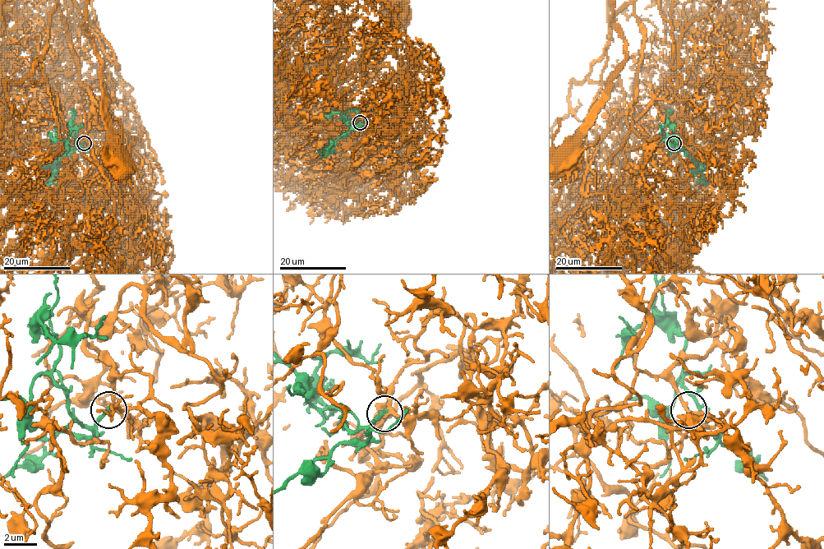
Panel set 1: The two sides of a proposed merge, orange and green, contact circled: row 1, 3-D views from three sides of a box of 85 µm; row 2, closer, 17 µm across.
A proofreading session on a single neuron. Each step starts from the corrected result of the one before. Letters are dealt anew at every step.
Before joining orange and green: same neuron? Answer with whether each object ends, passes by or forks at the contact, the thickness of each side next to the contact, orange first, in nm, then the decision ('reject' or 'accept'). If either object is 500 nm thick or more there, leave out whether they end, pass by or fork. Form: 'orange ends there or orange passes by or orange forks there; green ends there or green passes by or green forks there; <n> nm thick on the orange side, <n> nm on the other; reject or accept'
orange passes by; green ends there; 190 nm thick on the orange side, 260 nm on the other; accept

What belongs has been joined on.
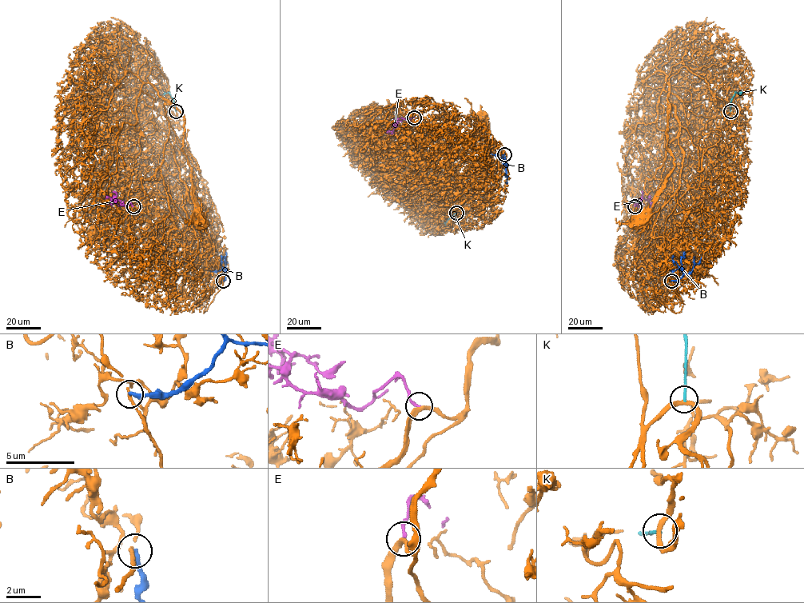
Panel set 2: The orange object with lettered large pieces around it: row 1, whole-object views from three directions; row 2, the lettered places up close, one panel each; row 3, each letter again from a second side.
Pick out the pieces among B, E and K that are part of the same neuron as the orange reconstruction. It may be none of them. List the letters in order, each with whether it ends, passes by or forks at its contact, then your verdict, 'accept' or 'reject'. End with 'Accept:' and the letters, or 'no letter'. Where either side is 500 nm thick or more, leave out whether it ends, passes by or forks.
B: it ends | reject
E: it ends | accept
K: it ends | reject
Accept: E

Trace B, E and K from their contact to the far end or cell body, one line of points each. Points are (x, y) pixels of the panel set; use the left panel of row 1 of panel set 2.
B: (223, 280), (226, 257)
E: (133, 206), (130, 202), (125, 206), (118, 205), (114, 197), (110, 201), (111, 207)
K: (176, 111), (173, 99), (169, 93), (165, 92)

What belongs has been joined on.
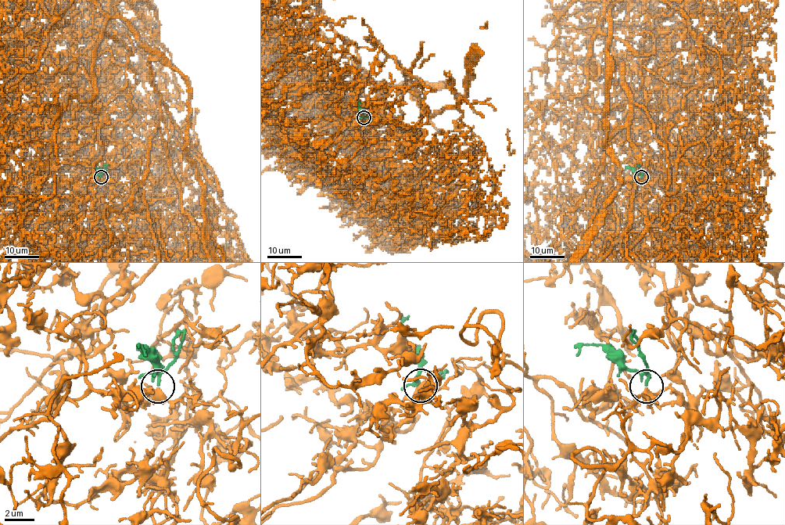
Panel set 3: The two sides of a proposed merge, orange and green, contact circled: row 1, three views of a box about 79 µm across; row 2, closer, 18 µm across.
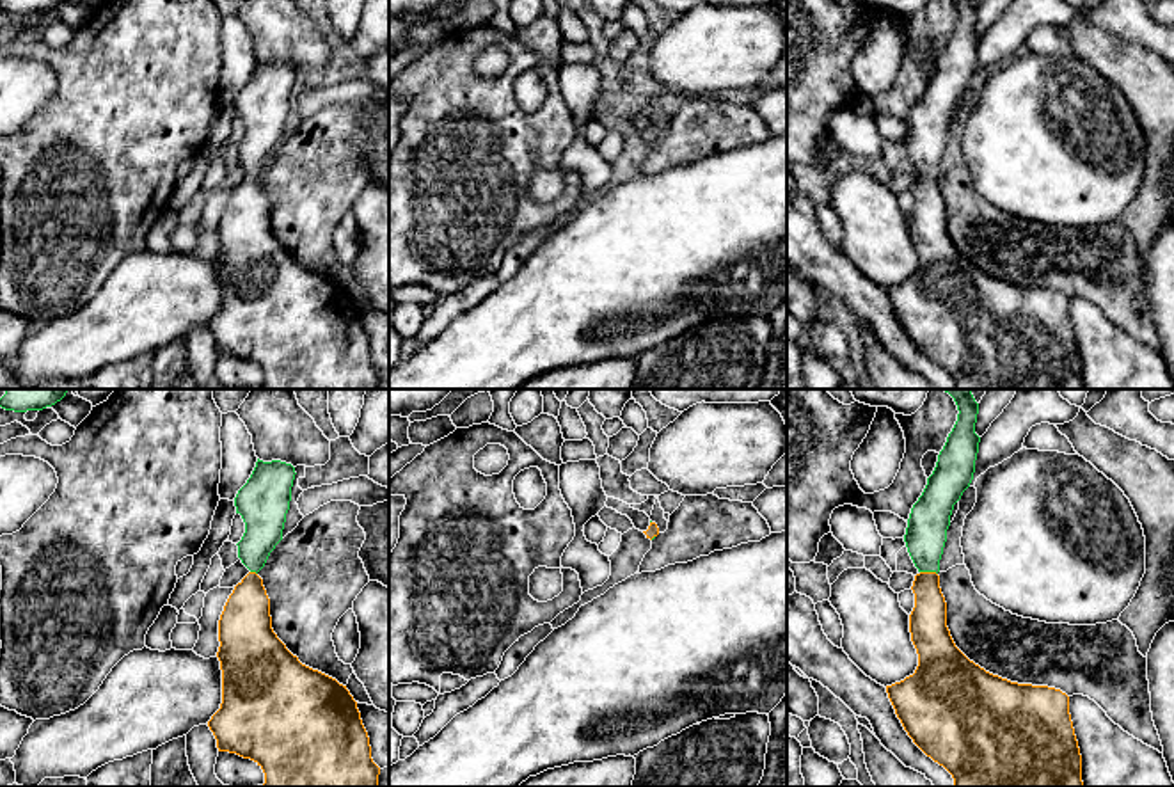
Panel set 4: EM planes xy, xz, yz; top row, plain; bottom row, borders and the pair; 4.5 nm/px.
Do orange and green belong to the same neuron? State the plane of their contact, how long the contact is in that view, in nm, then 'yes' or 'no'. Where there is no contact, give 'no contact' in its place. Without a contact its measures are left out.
contact in yz; length 80 nm; yes

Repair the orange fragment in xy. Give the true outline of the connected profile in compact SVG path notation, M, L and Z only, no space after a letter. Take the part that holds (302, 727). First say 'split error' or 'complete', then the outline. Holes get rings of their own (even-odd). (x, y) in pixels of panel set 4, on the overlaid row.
split error; M258 458L250 478L234 497L236 513L245 522L245 533L236 544L238 558L250 572L234 586L218 620L220 647L217 657L222 670L222 704L208 727L217 739L218 751L250 759L263 769L265 787L378 787L380 767L371 759L368 732L346 686L302 664L272 629L270 599L258 572L282 540L295 474L291 464Z

